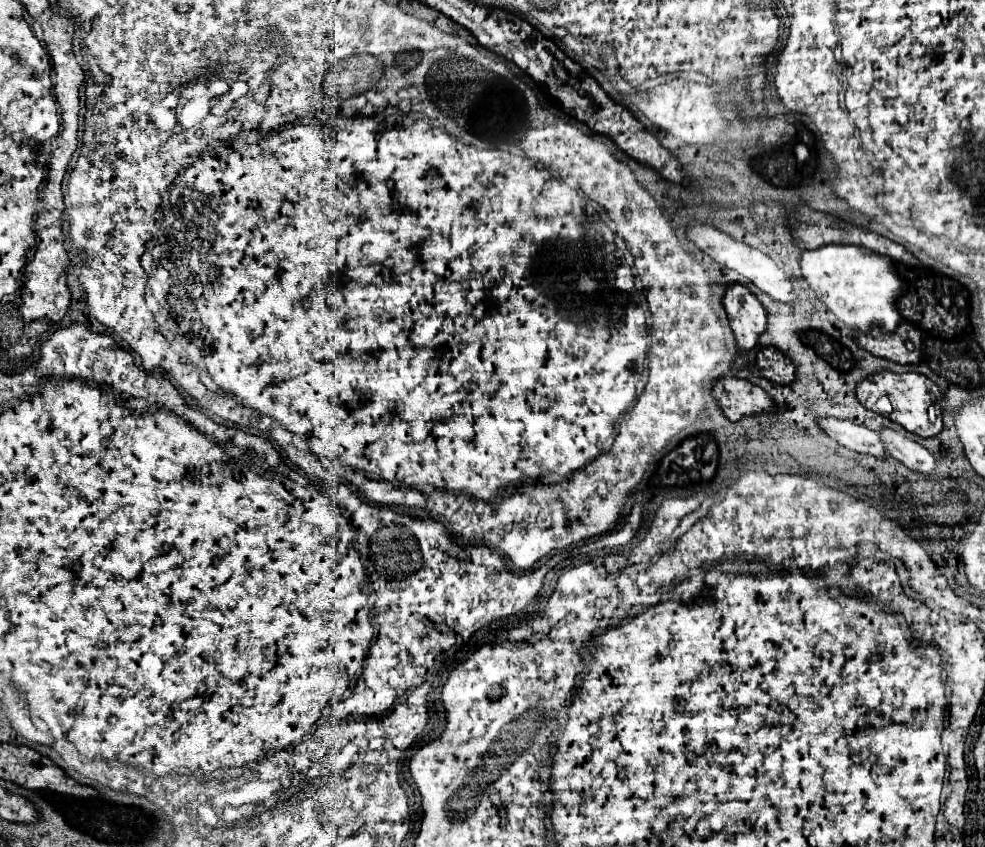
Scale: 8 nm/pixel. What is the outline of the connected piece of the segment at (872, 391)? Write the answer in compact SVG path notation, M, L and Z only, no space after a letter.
M877 372L877 376L869 376L861 384L857 384L857 400L861 400L861 404L867 406L867 408L875 408L875 398L883 398L883 396L887 396L893 404L891 420L901 424L905 430L909 430L917 436L935 436L937 432L941 432L941 428L943 428L941 414L931 424L929 418L927 418L927 408L931 404L935 404L939 408L943 396L941 396L941 390L929 378L925 378L923 374L917 374L917 372L907 372L907 374Z

